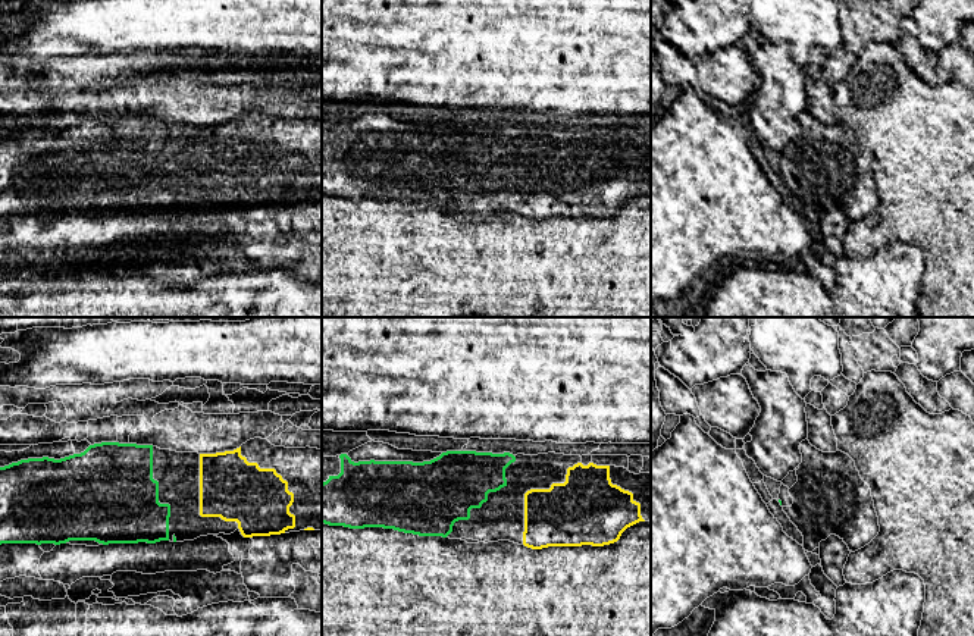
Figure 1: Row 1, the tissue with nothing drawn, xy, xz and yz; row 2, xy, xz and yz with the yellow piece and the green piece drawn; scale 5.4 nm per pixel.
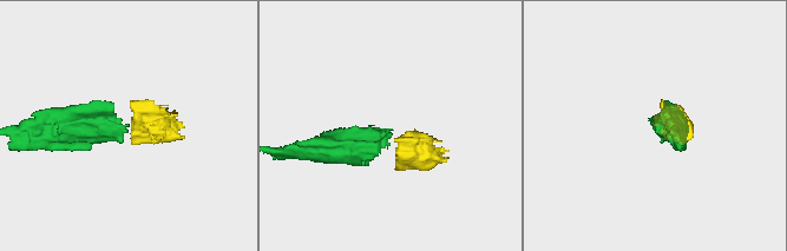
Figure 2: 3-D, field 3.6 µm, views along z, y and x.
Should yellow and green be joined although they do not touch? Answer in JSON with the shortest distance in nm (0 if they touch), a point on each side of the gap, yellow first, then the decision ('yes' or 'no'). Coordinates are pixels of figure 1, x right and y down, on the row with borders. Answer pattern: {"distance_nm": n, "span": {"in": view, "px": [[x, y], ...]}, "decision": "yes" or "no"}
{"distance_nm": 110, "span": {"in": "xz", "px": [[525, 494], [506, 485]]}, "decision": "yes"}

